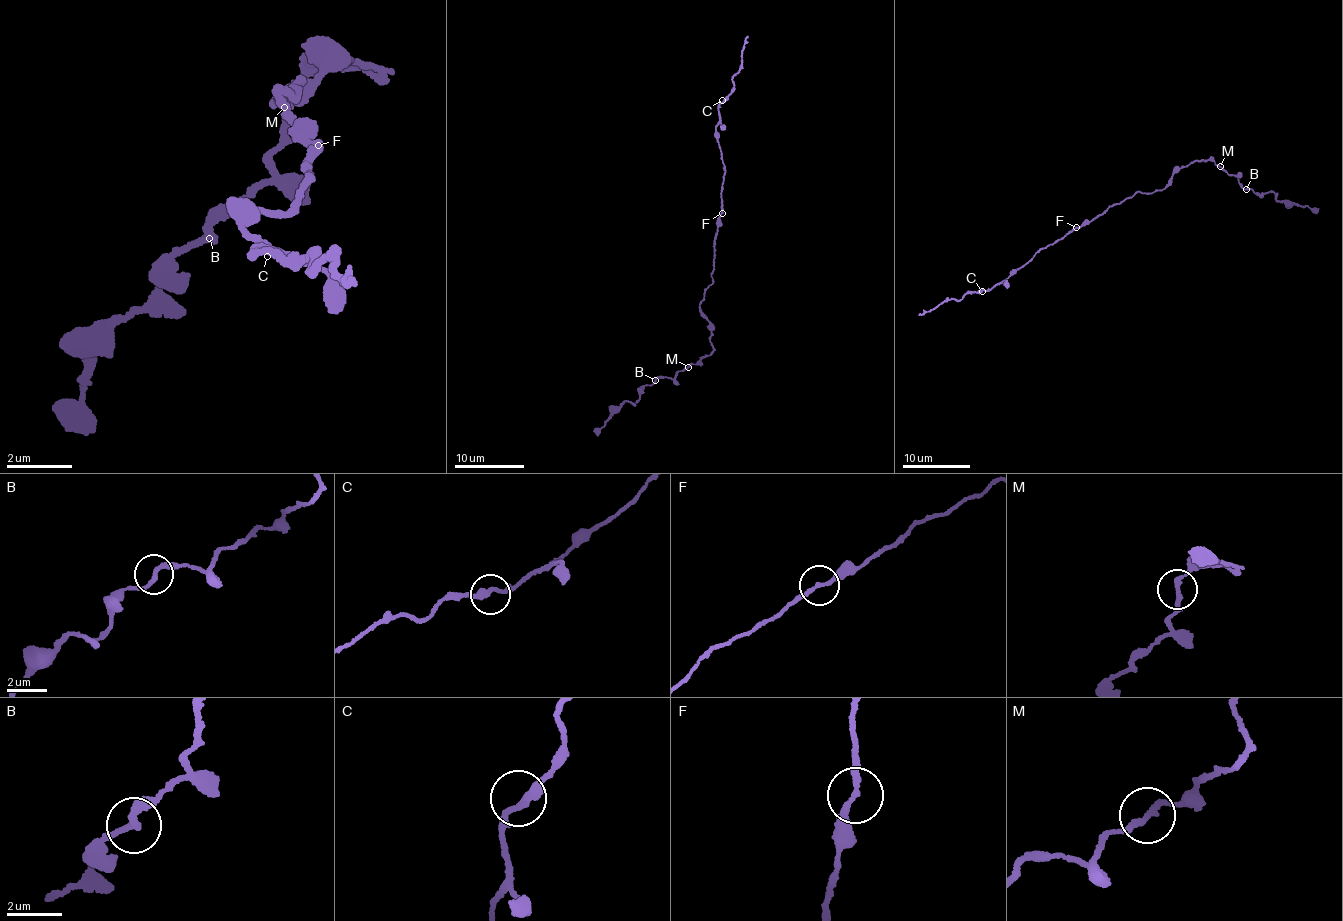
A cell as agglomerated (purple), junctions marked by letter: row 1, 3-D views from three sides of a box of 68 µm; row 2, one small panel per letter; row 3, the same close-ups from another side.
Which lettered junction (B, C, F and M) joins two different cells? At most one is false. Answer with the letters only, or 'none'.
none

